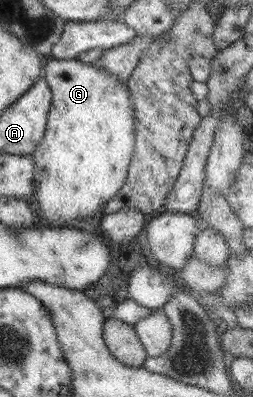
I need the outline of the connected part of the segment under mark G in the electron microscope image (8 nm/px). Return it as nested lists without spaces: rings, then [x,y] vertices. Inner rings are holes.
[[[48,54],[47,57],[49,60],[43,68],[42,76],[46,79],[46,85],[48,85],[48,89],[50,89],[51,92],[51,105],[47,115],[44,136],[31,154],[32,158],[34,158],[33,202],[35,202],[36,206],[40,209],[40,214],[42,214],[43,222],[46,225],[53,227],[79,225],[82,218],[88,218],[88,216],[96,214],[98,208],[102,208],[110,198],[114,198],[114,195],[119,192],[126,180],[128,165],[130,164],[132,153],[134,153],[134,106],[132,106],[132,100],[130,100],[130,92],[128,92],[128,88],[126,88],[126,81],[118,80],[116,76],[110,76],[108,70],[104,72],[97,64],[83,64],[79,62],[77,58],[54,59],[50,54]]]

